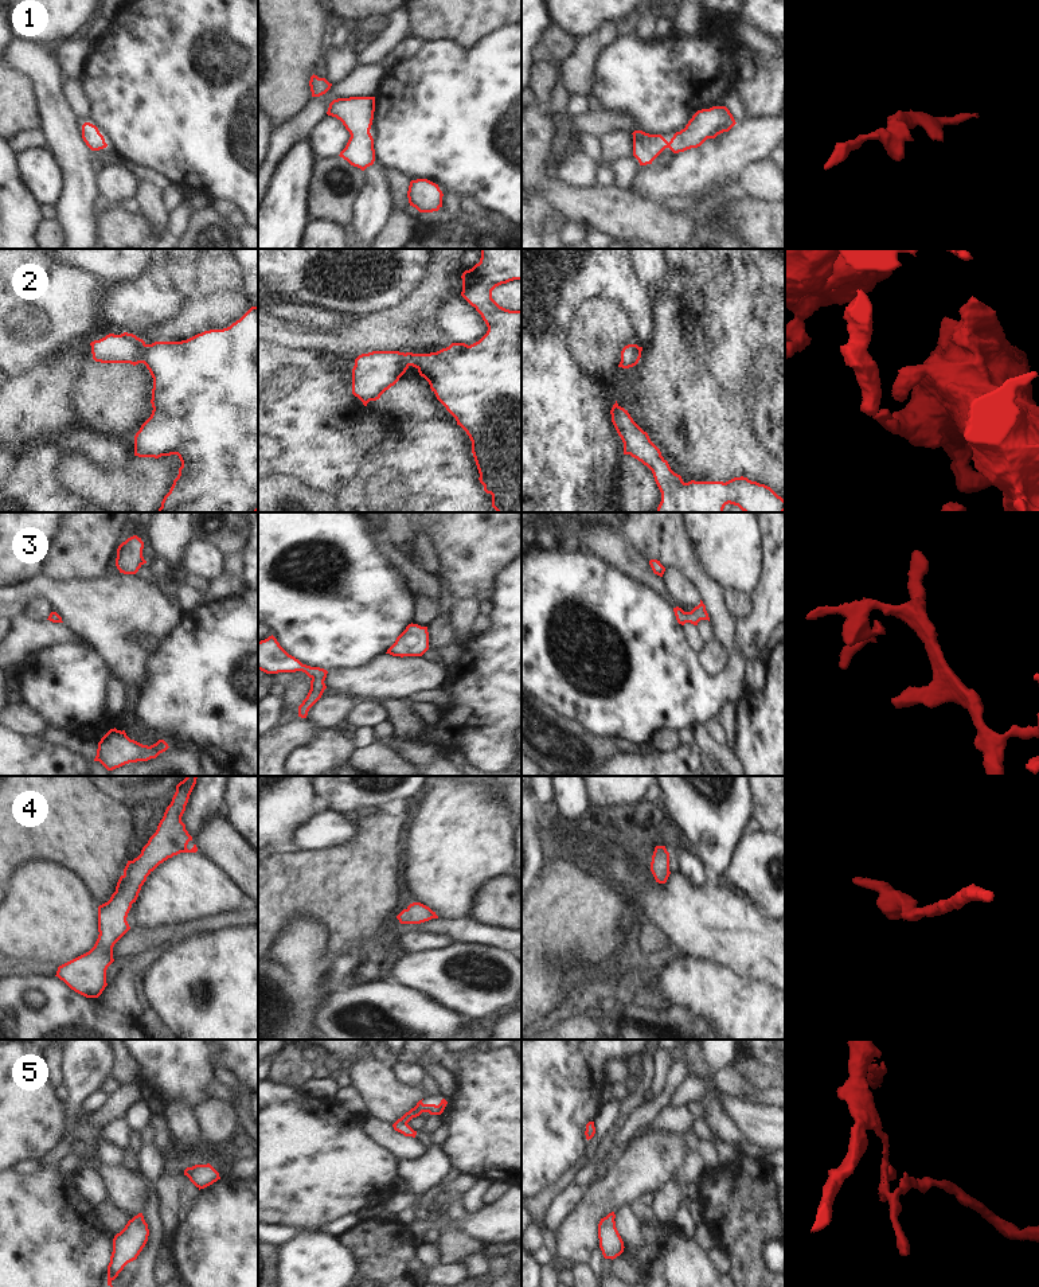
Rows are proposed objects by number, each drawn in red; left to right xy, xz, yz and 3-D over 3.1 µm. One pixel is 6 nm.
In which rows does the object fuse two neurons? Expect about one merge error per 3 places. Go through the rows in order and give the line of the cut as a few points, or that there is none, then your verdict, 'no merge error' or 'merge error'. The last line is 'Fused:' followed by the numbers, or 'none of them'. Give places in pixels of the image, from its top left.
1: no cut | no merge error
2: no cut | no merge error
3: no cut | no merge error
4: no cut | no merge error
5: no cut | no merge error
Fused: none of them

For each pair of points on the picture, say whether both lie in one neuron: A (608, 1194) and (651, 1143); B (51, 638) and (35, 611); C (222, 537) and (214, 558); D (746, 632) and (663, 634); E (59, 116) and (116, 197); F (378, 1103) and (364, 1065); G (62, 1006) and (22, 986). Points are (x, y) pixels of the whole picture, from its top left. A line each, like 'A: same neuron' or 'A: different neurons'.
A: same neuron
B: different neurons
C: different neurons
D: different neurons
E: different neurons
F: same neuron
G: same neuron

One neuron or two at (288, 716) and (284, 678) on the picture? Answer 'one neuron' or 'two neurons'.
two neurons

